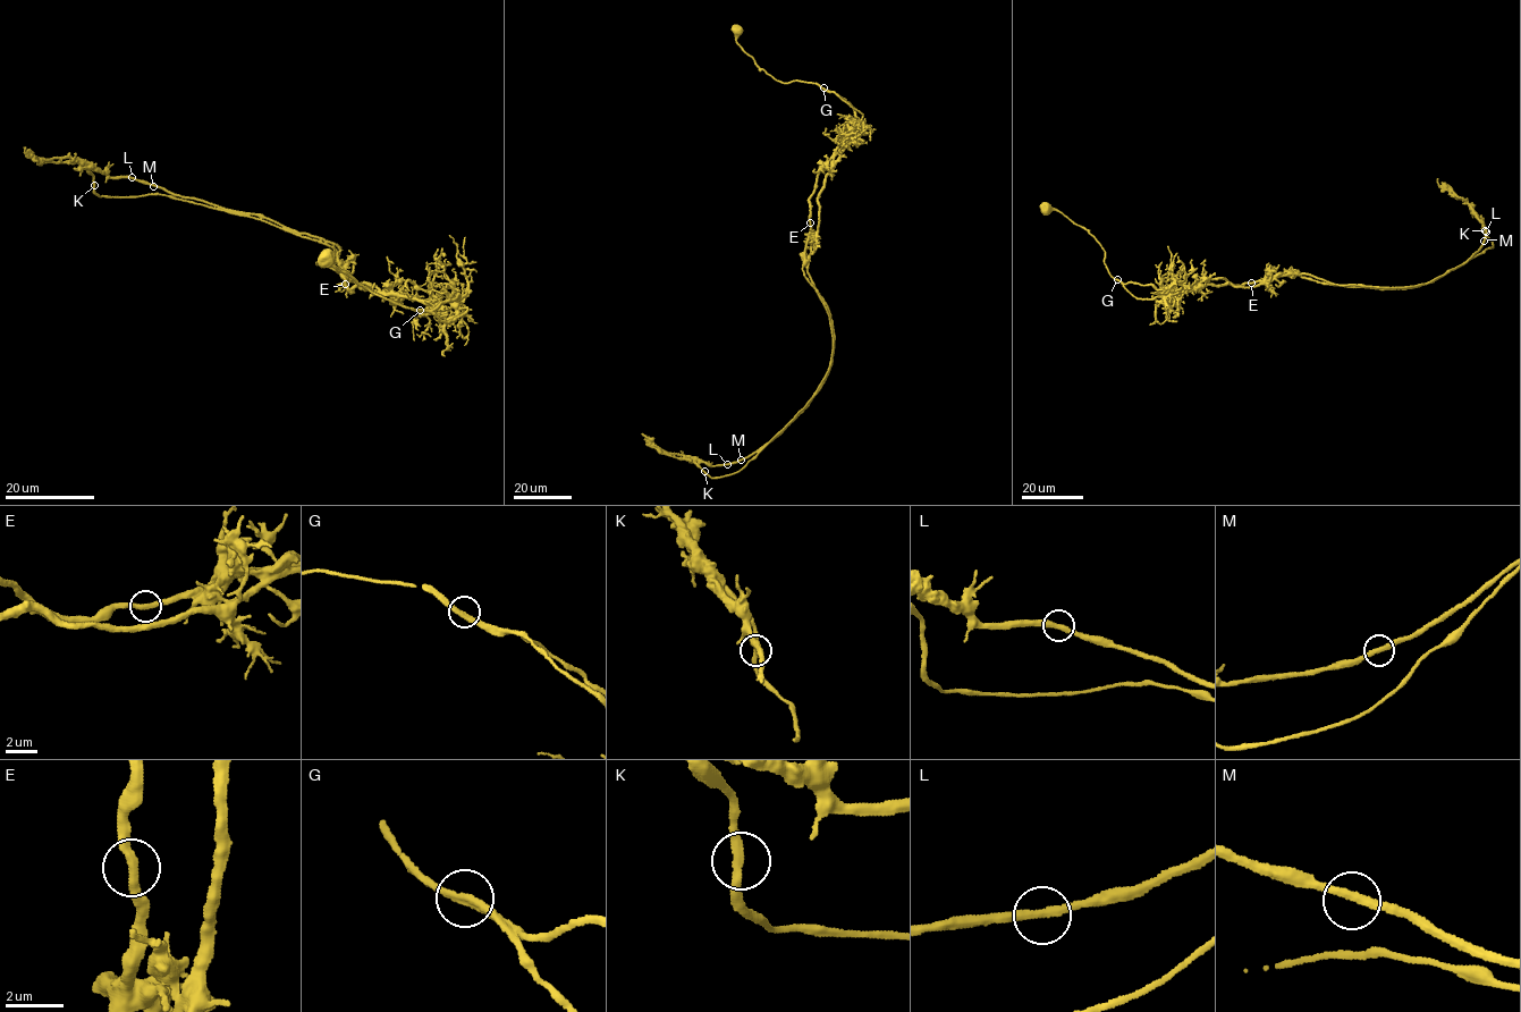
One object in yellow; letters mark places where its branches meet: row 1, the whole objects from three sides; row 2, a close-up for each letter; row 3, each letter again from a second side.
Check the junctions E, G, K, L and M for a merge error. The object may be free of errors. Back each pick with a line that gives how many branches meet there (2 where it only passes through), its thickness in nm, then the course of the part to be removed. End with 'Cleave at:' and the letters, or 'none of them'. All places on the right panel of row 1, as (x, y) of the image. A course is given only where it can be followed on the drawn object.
G: branches 2; calibre 320 nm; course (1117, 279), (1145, 300), (1300, 273), (1377, 287), (1429, 283), (1465, 262), (1486, 232), (1437, 178)
Cleave at: G

